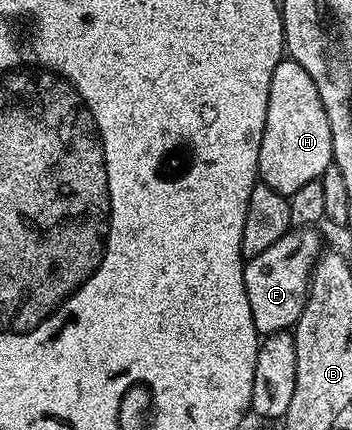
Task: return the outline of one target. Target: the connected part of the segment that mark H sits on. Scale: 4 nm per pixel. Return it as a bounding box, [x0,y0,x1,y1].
[258,57,334,196]

